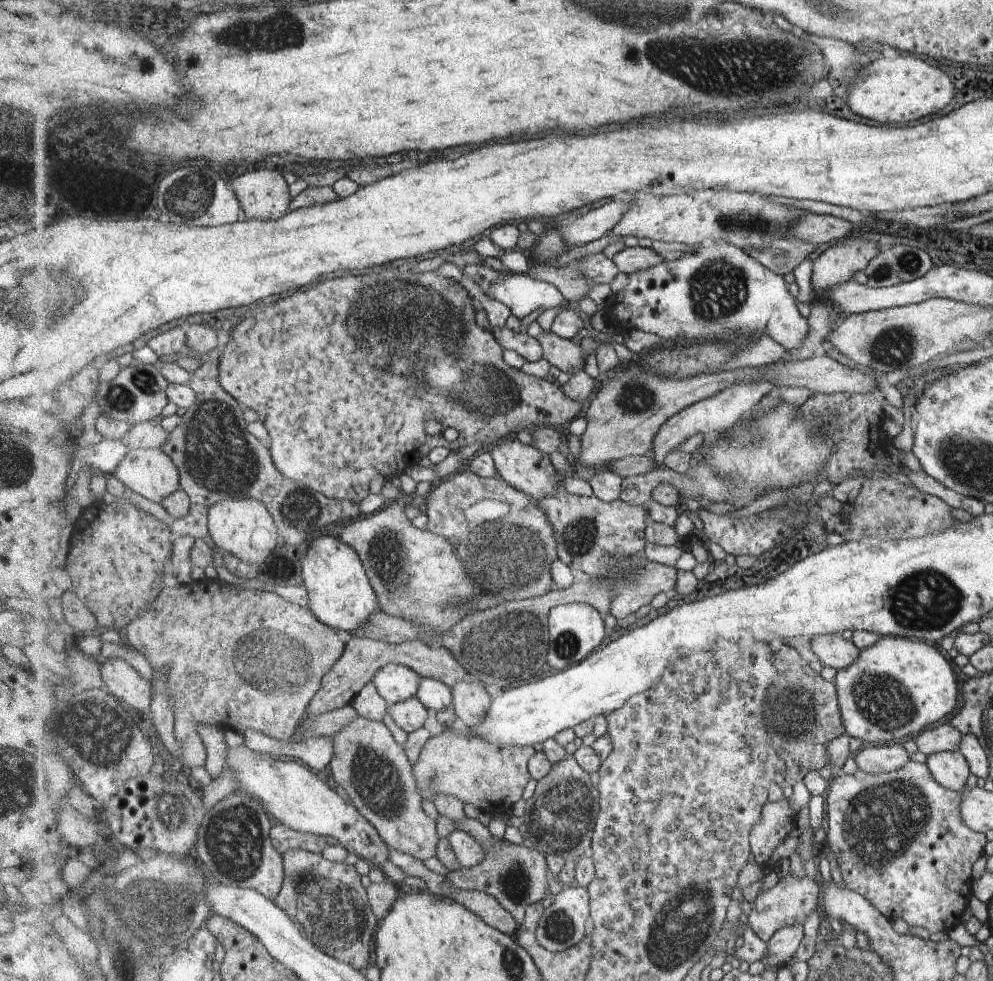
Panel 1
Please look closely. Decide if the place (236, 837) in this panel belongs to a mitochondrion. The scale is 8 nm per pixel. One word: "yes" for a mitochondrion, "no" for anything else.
yes

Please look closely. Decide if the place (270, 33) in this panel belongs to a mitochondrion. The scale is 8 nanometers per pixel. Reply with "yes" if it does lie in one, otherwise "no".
yes

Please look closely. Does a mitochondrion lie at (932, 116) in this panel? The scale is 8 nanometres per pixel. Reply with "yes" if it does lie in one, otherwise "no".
no

